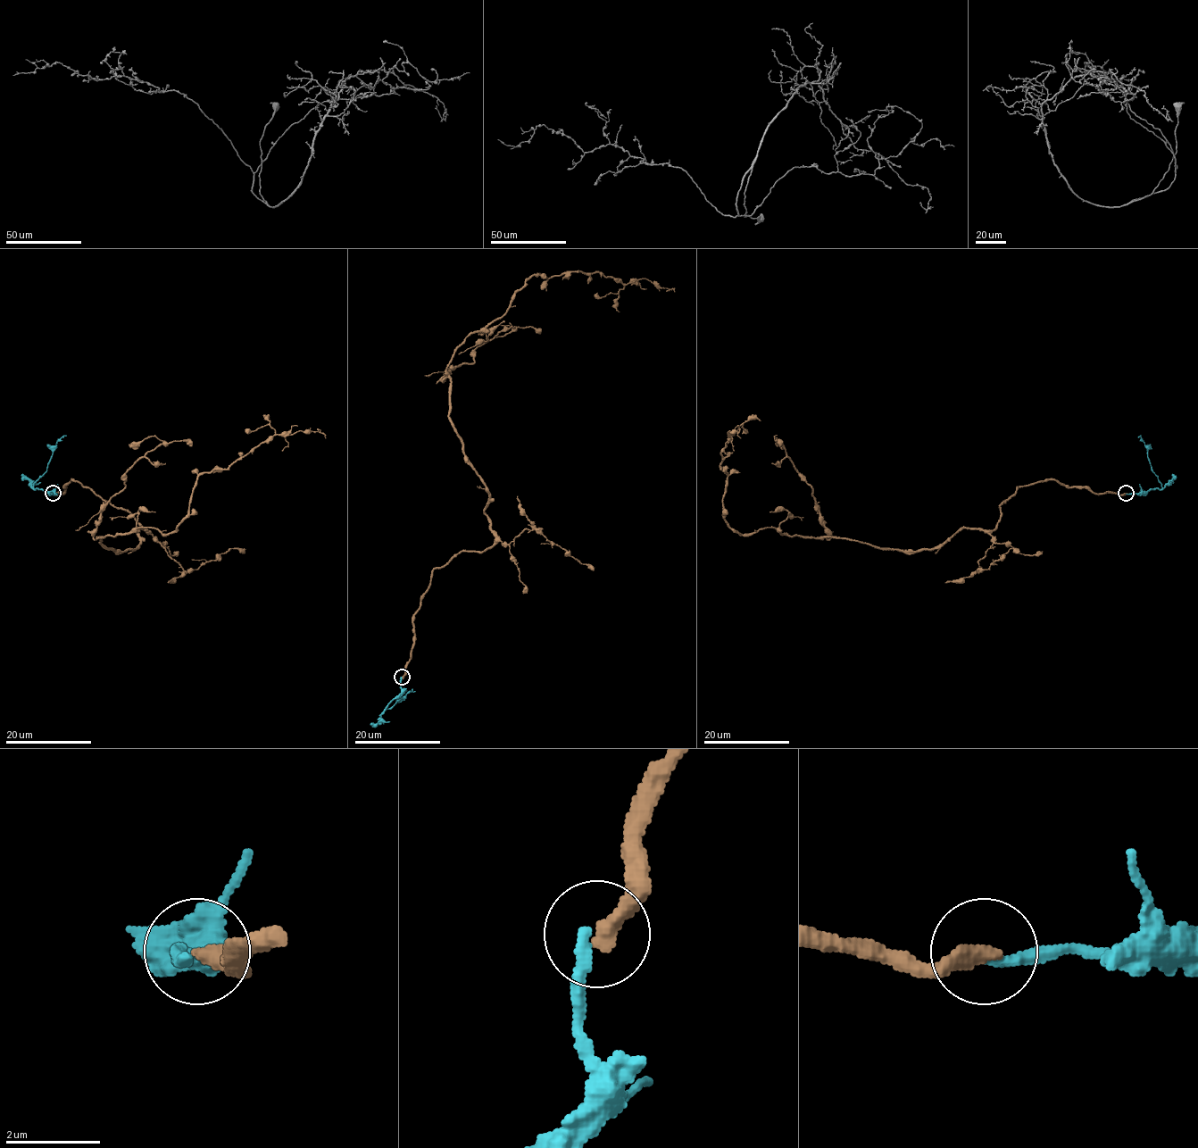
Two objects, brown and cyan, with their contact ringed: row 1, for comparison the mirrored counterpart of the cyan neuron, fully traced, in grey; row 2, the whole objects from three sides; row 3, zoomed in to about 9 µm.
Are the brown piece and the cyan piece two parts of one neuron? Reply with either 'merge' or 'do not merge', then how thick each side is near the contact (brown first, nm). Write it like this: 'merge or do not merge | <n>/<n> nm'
do not merge | 380/240 nm

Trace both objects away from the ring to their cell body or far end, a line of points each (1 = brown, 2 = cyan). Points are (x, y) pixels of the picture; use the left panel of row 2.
1: (53, 494), (124, 509), (134, 548), (97, 537), (168, 535), (201, 474), (326, 437)
2: (53, 494), (35, 489), (33, 484), (46, 470), (53, 447), (66, 436)

